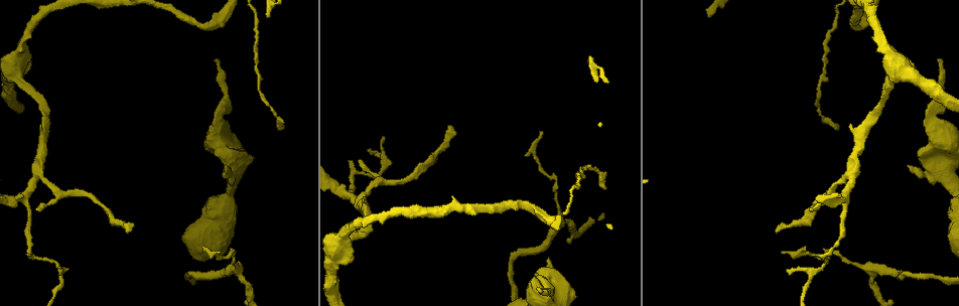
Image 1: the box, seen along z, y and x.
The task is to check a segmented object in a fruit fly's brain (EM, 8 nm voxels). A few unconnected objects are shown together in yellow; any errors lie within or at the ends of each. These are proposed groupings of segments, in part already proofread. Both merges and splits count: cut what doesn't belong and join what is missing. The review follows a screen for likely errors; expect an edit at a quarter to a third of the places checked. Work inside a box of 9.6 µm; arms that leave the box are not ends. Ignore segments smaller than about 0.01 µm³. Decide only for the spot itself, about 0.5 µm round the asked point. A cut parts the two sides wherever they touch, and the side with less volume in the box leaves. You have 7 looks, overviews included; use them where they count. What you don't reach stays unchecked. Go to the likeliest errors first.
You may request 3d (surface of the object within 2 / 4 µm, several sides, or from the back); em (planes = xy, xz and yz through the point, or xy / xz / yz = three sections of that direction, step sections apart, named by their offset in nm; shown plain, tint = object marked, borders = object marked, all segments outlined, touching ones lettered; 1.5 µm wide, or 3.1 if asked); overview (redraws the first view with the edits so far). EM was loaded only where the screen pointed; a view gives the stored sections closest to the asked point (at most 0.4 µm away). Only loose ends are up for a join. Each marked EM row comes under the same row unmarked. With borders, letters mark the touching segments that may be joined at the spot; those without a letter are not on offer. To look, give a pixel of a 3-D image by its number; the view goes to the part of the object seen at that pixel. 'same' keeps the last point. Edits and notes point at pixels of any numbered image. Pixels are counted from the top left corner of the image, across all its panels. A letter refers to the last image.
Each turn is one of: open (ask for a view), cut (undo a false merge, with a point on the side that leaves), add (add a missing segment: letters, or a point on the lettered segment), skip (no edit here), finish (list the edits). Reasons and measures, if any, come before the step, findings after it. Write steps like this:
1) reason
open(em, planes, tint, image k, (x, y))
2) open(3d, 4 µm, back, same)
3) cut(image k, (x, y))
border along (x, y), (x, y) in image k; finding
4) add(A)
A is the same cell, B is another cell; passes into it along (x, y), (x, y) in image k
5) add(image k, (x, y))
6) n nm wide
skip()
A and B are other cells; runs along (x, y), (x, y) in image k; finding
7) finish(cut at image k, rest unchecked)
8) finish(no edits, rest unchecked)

branch stops here
open(3d, 4 µm, image 1, (909, 166))

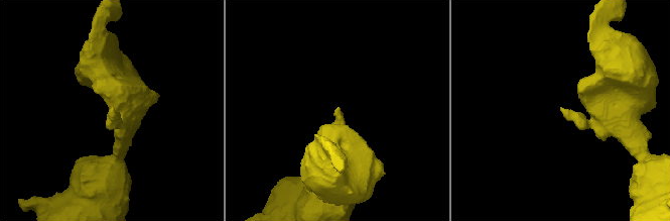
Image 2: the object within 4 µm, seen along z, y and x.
now the EM
open(em, xy, step 4, tint, image 2, (338, 109))

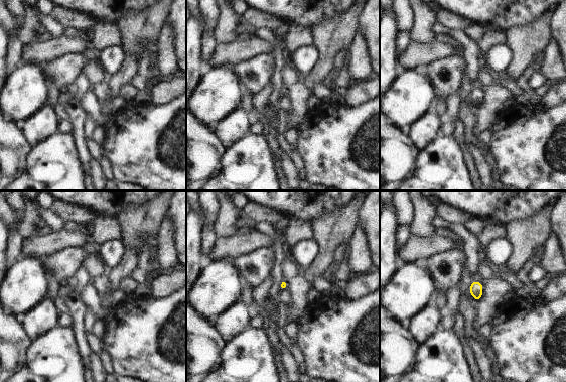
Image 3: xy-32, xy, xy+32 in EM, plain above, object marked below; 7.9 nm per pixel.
another direction
open(em, yz, step 4, borders, same)

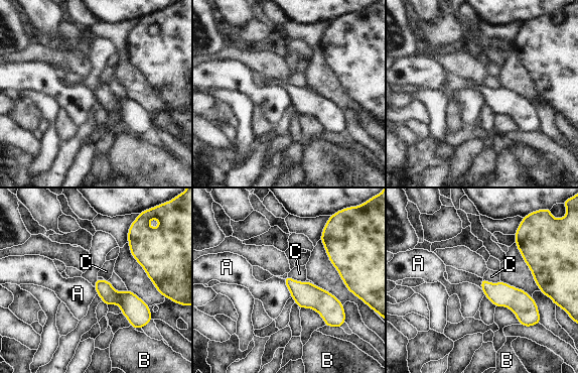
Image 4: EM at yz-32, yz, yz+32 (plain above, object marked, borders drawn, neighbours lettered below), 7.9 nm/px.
skip()
A, B and C are other cells; none of them fits

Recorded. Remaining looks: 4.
long arm stops here
open(3d, 2 µm, image 1, (126, 231))

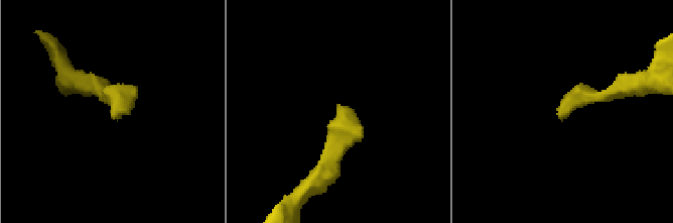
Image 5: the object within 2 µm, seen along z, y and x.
shape alone is not enough
open(em, xz, step 4, borders, image 5, (340, 109))

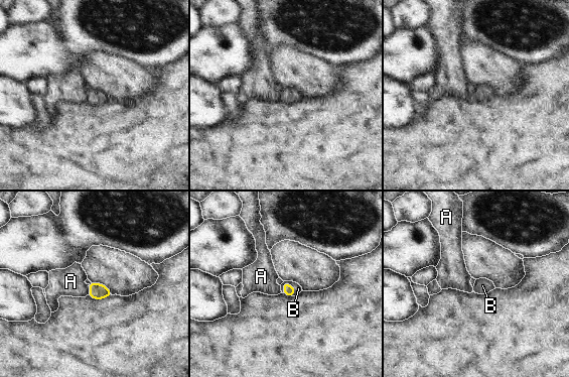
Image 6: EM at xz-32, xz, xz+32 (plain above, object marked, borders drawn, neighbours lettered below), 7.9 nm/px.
add(B)
B is the same cell, A is another cell; it goes on there

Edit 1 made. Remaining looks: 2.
open(overview)

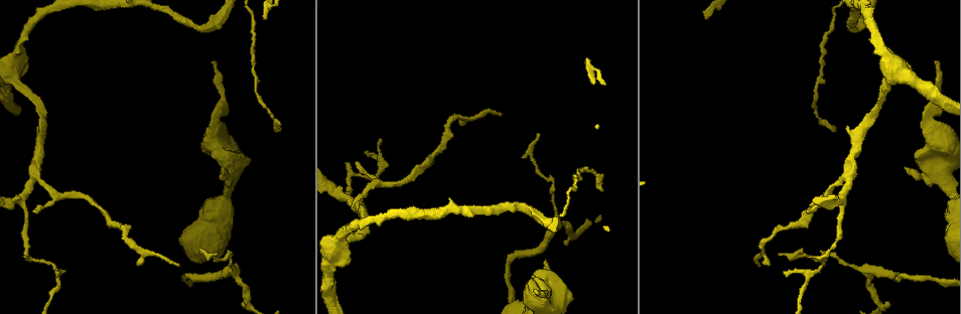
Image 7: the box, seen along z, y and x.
open(em, yz, step 8, borders, image 7, (216, 256))

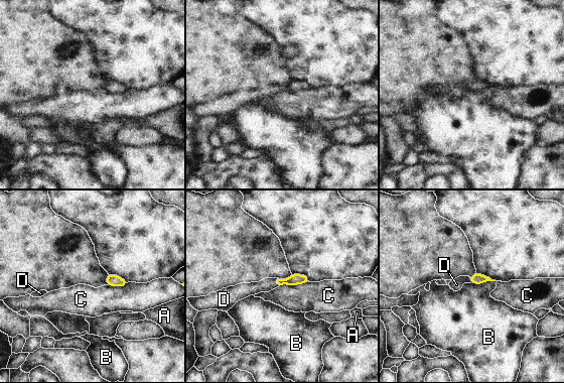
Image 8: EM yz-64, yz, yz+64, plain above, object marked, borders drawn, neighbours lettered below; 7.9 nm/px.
90 nm wide
add(D)
D is the same cell, A, B and C are other cells; passes into it along (294, 279), (277, 282), (267, 284) in image 8; the neuron continues

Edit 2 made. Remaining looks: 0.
finish(add at image 6, add at image 8, rest unchecked)

